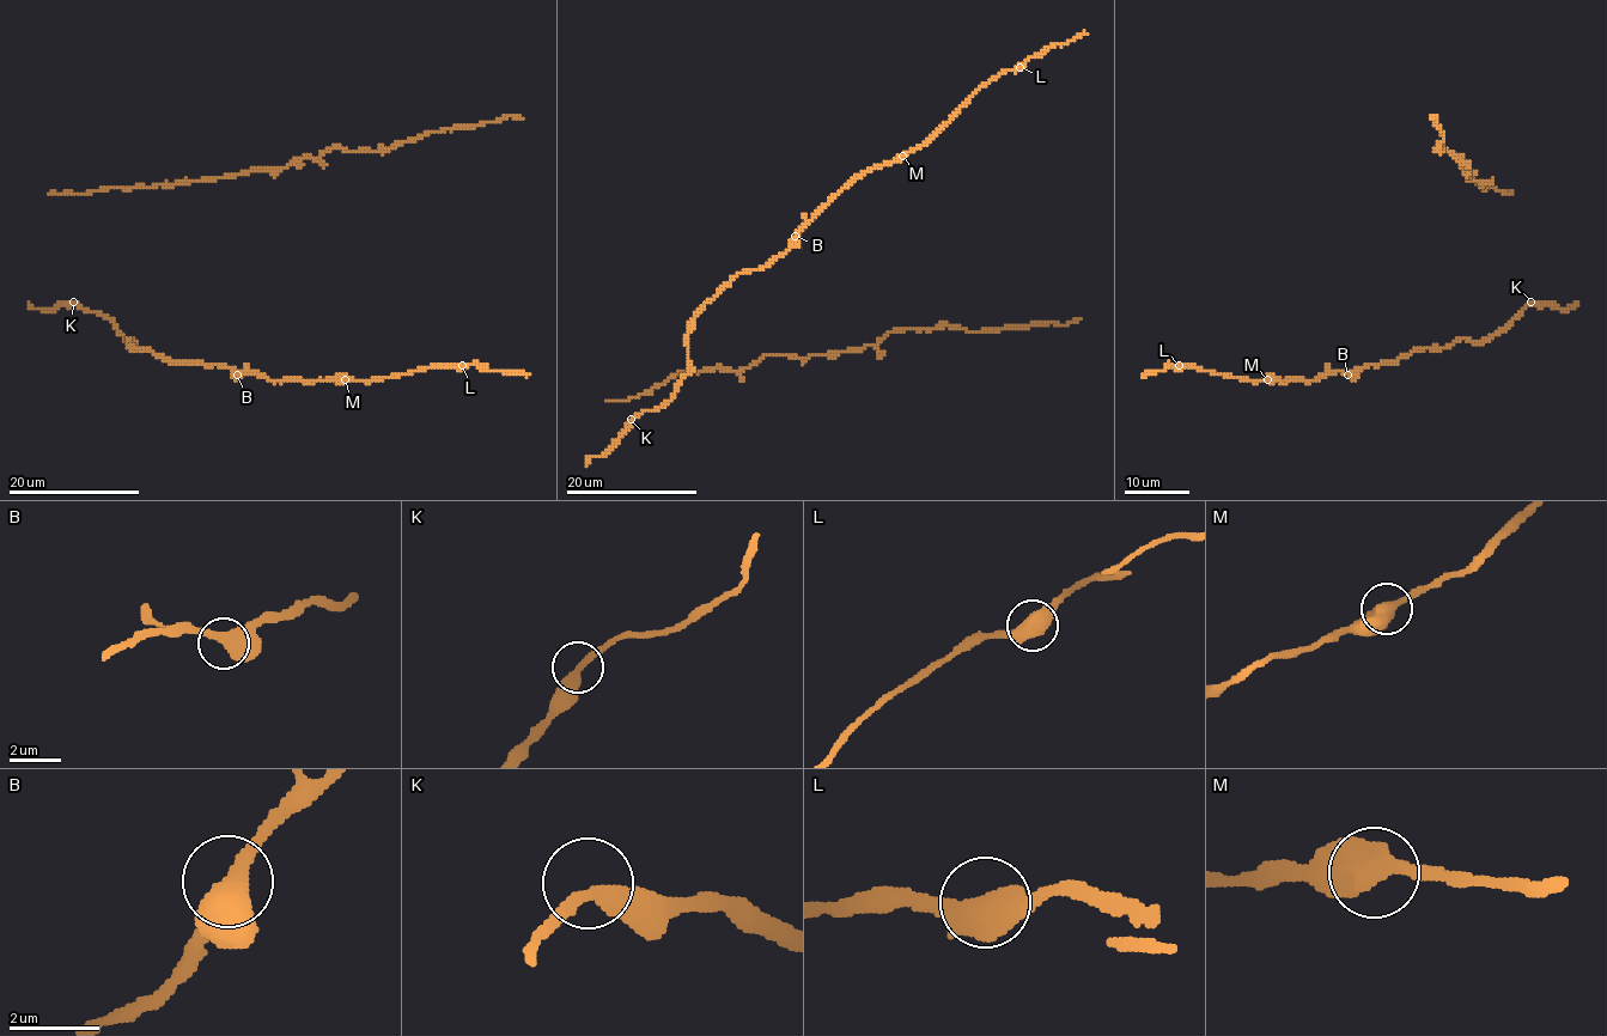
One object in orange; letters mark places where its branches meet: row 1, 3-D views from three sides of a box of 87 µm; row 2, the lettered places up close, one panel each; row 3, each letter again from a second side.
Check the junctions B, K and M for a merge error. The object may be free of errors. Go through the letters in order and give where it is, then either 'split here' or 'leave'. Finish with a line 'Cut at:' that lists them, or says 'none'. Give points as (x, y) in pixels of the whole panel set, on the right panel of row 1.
B: at (1347, 375); leave
K: at (1531, 302); leave
M: at (1267, 379); leave
Cut at: none

